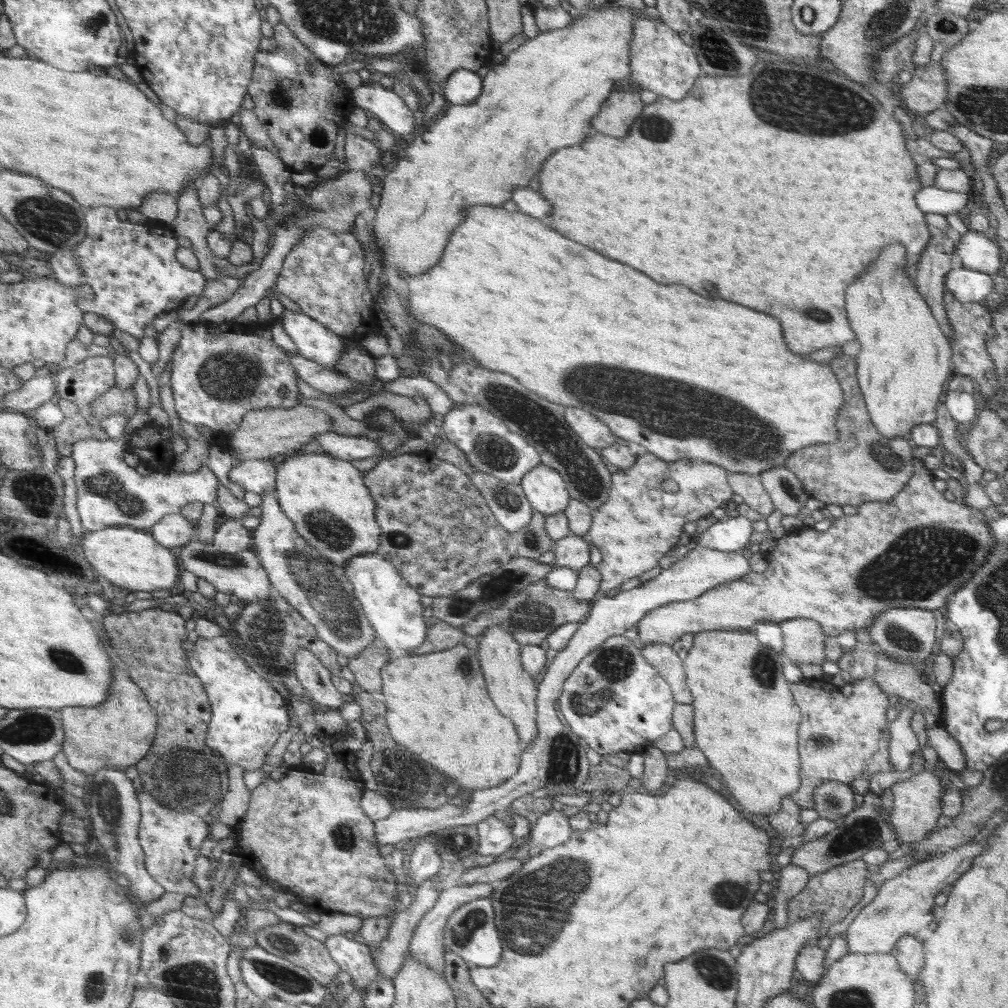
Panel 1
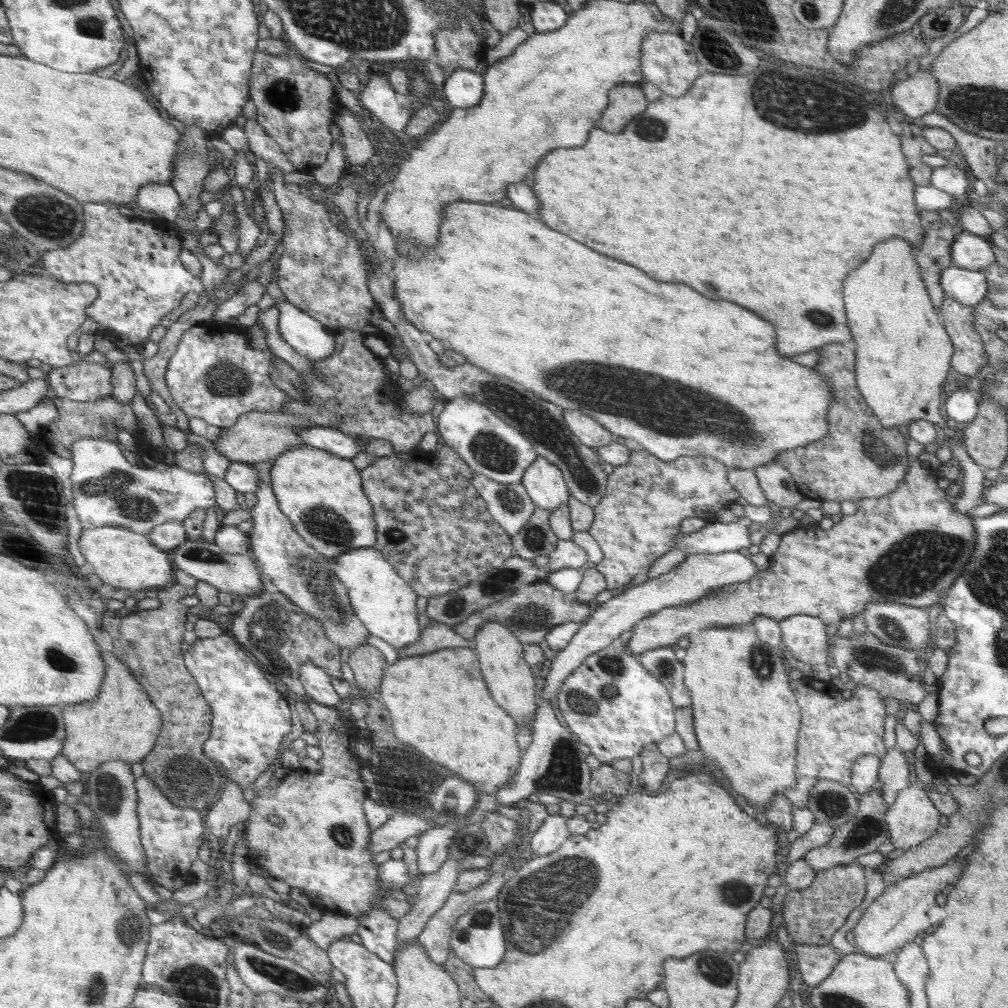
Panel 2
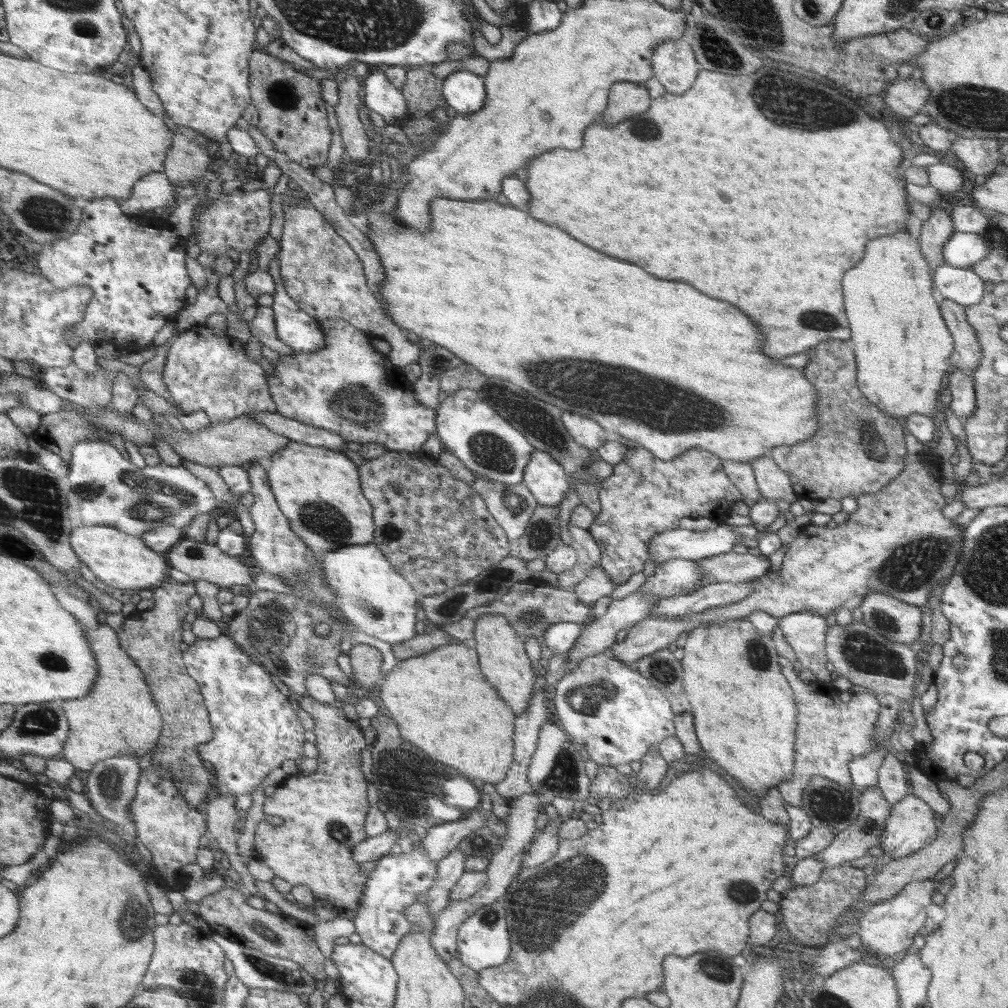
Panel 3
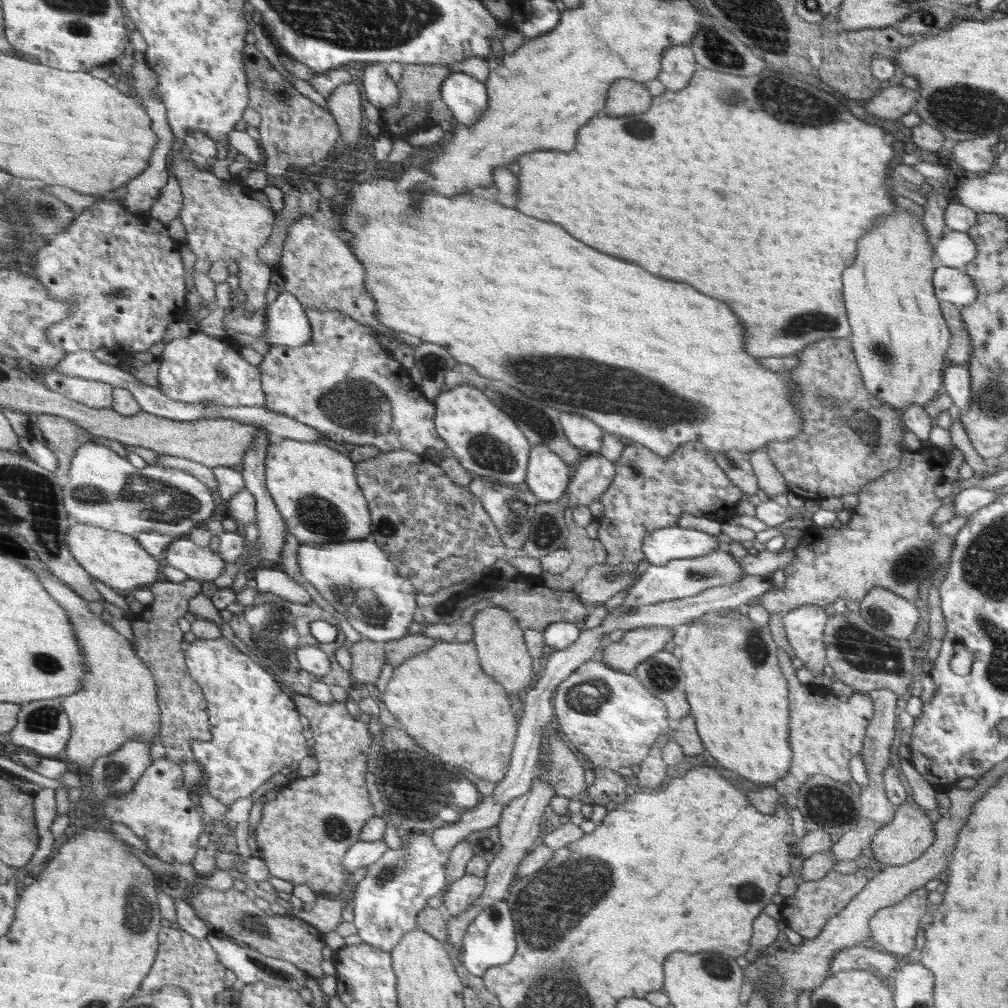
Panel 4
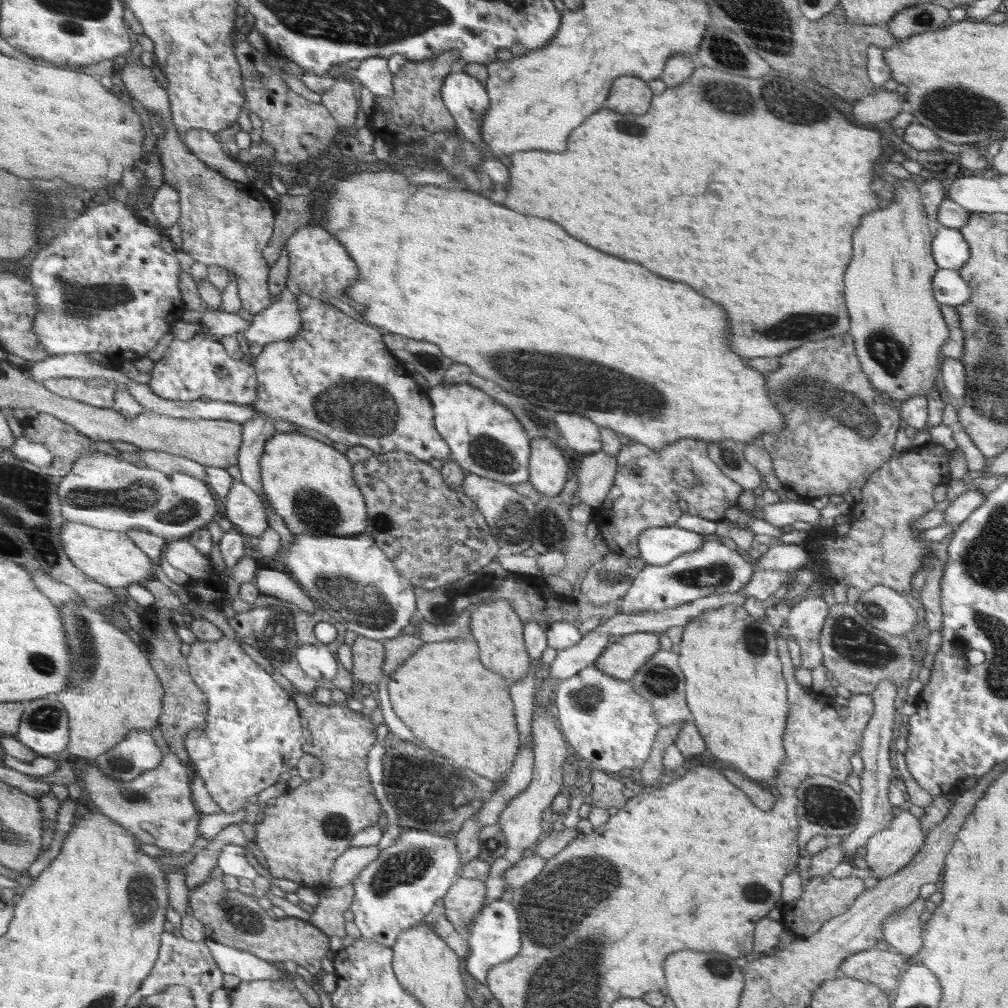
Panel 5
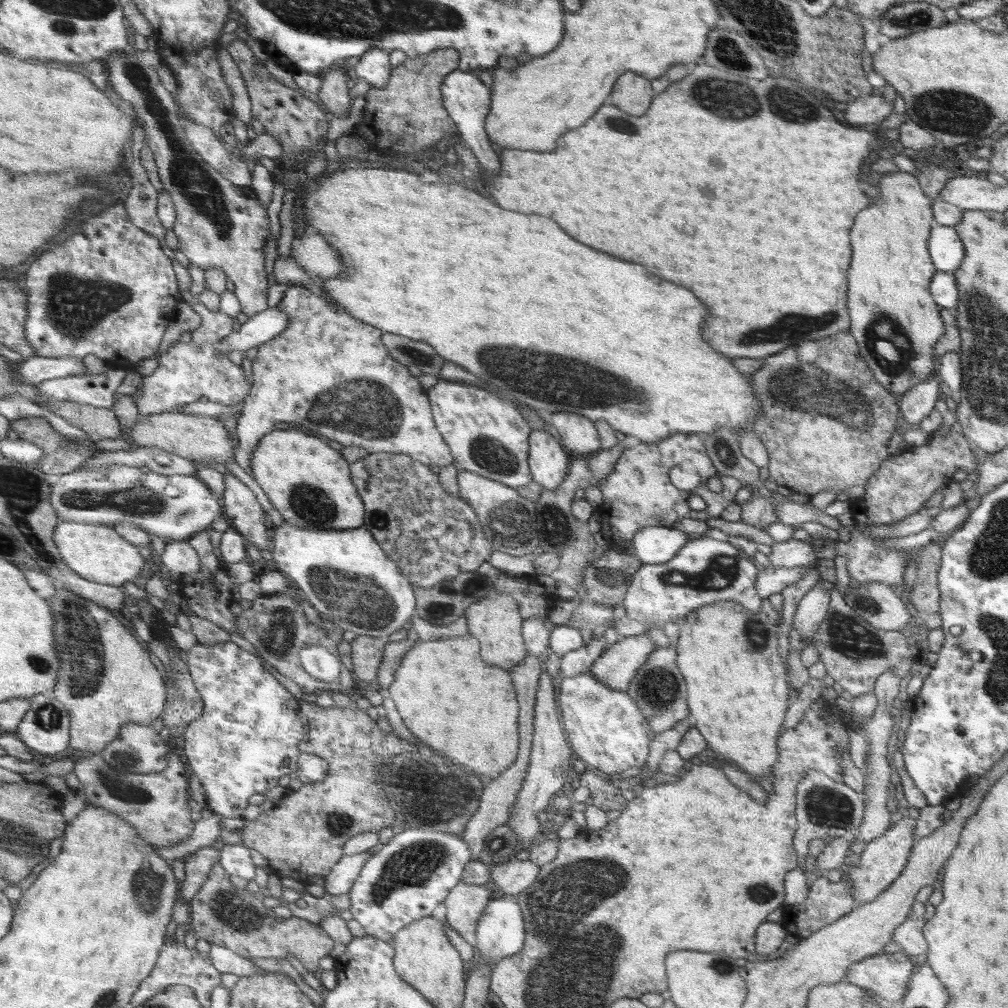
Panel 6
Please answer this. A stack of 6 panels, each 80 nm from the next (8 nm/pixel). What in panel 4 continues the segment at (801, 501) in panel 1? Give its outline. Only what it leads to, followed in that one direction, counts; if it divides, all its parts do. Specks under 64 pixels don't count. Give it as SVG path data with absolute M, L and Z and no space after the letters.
M764 448L749 452L747 455L749 463L756 475L758 486L761 488L760 493L764 498L788 493L789 488L785 478L773 465Z

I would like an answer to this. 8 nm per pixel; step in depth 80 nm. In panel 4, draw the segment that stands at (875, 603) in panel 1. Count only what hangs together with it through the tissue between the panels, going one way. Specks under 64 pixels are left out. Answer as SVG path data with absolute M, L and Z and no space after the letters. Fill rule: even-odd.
M922 448L915 453L906 453L901 458L900 467L888 471L881 478L874 479L862 491L857 492L859 502L851 511L851 519L839 529L815 527L815 536L806 528L801 545L794 548L796 557L785 569L786 583L784 589L775 589L774 584L766 594L754 598L750 603L762 605L768 612L793 611L796 607L816 605L832 606L838 598L860 602L873 588L885 588L908 600L918 599L918 588L927 577L935 579L939 566L949 565L956 546L955 536L938 533L938 526L931 523L934 512L942 506L942 501L934 498L933 490L944 482L941 473L942 460L938 449ZM644 626L626 631L620 641L609 642L602 649L605 664L632 673L641 662L664 649L673 634L669 626Z

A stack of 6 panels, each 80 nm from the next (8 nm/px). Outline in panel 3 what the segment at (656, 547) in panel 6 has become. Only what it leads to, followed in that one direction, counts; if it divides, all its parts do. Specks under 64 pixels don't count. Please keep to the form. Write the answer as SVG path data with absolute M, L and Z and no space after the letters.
M719 521L716 529L694 531L678 527L669 531L662 531L660 535L656 535L649 542L649 552L654 563L666 563L668 560L678 558L698 561L732 551L732 547L736 546L736 544L743 544L747 548L754 548L759 545L759 539L741 536L739 532L729 528L729 525L724 525L723 521Z

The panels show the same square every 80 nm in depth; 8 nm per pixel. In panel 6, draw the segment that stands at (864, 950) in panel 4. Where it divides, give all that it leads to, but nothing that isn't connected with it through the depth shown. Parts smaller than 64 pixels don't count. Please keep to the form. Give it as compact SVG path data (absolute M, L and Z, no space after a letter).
M880 952L854 963L846 977L850 983L869 989L884 1003L894 1006L906 994L913 968L915 966L906 952Z

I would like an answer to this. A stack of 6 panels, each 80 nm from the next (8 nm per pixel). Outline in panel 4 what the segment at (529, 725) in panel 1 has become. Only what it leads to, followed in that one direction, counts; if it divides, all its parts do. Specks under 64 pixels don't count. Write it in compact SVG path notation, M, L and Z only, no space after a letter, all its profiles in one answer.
M493 606L476 613L473 618L473 641L477 645L481 666L495 681L498 681L510 694L522 698L530 690L532 680L532 658L527 646L524 646L517 617L505 608Z

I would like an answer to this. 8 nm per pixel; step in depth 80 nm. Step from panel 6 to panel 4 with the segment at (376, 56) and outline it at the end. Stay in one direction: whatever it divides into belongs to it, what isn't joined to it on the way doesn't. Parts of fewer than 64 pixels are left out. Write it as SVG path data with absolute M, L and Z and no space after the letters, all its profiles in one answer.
M372 63L361 67L357 80L362 89L362 95L379 110L385 111L399 101L397 85L388 76L386 65Z

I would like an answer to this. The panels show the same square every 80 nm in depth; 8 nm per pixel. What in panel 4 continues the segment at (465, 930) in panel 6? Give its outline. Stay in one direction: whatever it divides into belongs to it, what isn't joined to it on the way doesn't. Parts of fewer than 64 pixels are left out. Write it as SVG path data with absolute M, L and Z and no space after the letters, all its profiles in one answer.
M465 874L455 880L444 895L443 908L446 916L458 916L462 911L470 909L472 902L476 901L485 887L485 879Z

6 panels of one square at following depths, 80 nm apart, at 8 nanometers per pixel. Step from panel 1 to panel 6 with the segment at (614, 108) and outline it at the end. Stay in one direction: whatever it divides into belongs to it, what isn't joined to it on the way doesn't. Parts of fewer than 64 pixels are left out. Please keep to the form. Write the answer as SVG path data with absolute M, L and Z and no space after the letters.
M626 72L626 76L618 80L618 88L613 88L607 103L622 108L624 112L630 112L632 116L642 116L646 114L654 98L656 93L651 81L634 72Z

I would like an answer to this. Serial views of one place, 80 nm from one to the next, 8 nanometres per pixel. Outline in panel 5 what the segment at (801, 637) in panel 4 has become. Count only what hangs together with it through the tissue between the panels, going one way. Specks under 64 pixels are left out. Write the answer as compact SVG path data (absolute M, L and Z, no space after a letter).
M810 595L790 609L787 616L788 630L800 646L802 667L814 669L825 658L821 651L820 634L825 624L828 606L818 595Z

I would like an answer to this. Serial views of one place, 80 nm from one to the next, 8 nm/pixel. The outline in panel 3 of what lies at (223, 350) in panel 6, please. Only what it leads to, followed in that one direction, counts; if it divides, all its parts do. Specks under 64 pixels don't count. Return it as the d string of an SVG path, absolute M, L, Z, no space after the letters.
M272 259L267 269L275 283L274 325L276 336L294 351L318 352L324 348L324 338L318 320L300 311L296 302L286 294L280 277L280 260Z

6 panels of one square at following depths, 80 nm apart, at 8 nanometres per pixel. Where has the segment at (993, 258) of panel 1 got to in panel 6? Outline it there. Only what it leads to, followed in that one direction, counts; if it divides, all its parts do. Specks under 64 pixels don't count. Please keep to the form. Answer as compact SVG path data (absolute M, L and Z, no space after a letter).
M935 225L928 240L929 255L938 271L954 272L965 258L965 245L953 226Z

